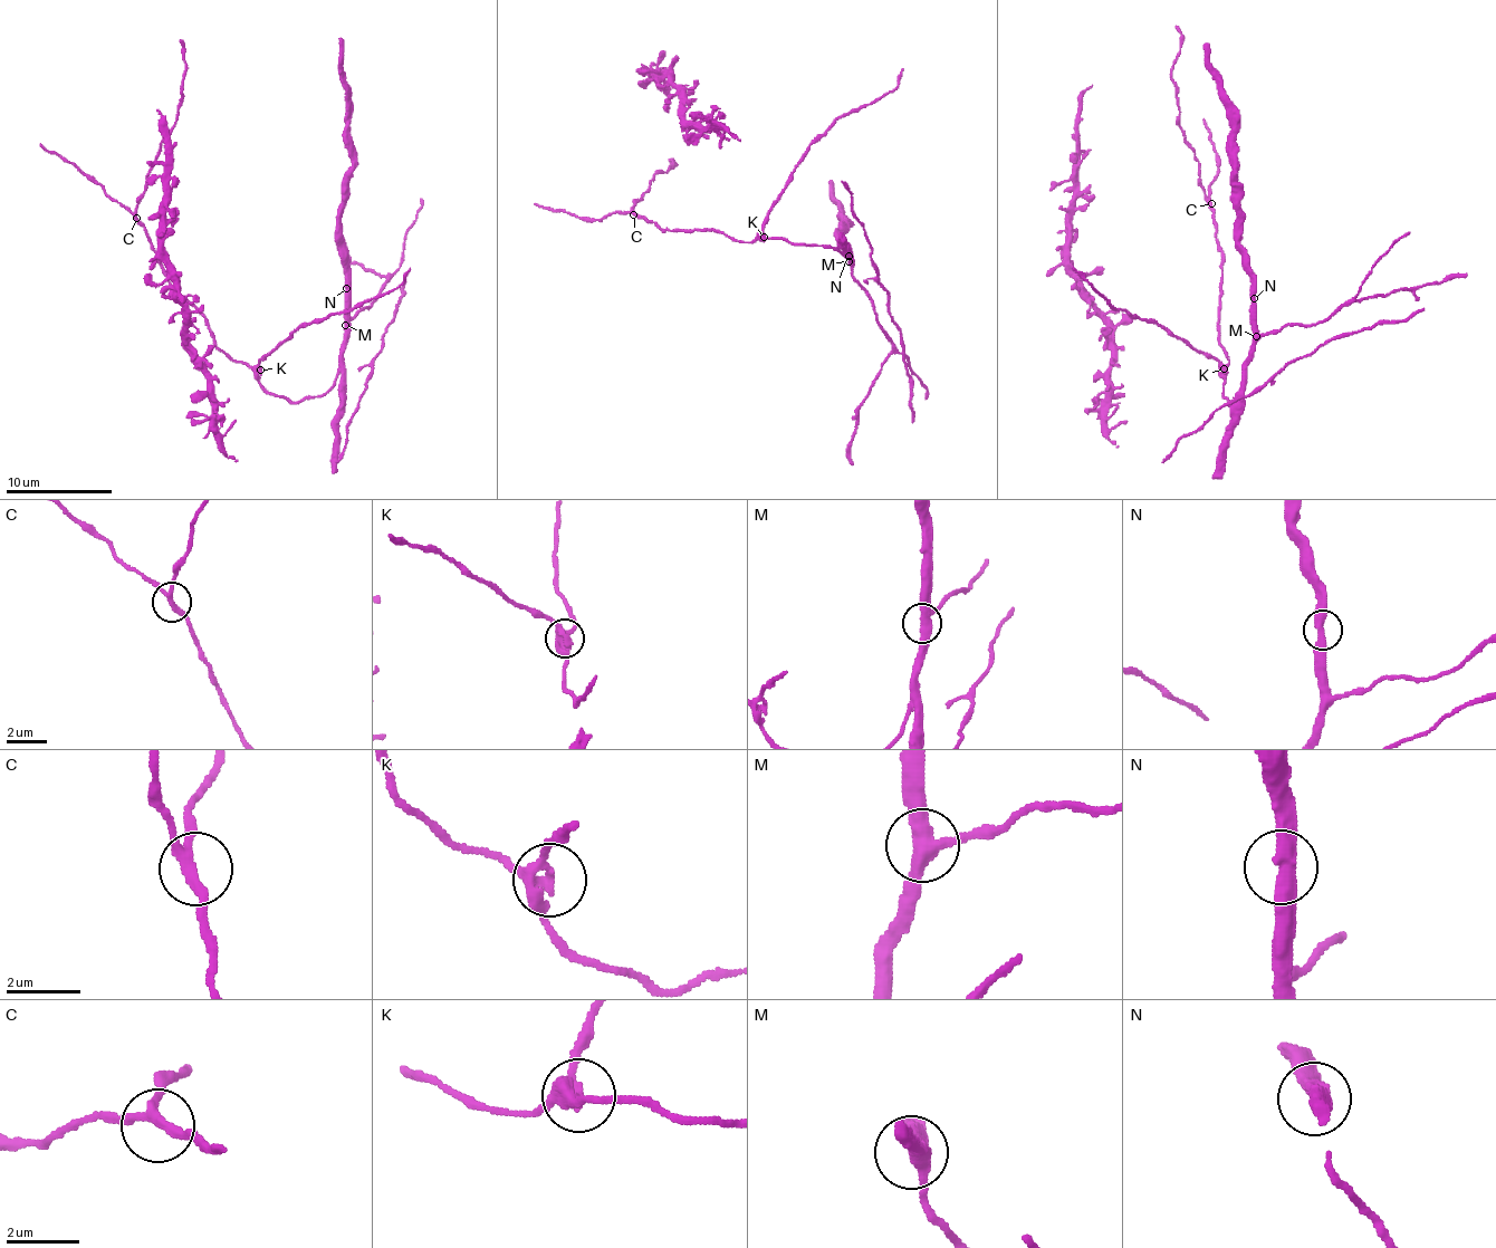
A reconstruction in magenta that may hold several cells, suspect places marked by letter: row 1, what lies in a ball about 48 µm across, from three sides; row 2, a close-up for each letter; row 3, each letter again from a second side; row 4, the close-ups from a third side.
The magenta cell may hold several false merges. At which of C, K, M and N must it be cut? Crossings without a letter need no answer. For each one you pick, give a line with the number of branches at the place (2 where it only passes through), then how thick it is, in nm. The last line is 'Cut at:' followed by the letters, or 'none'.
Cut at: none

